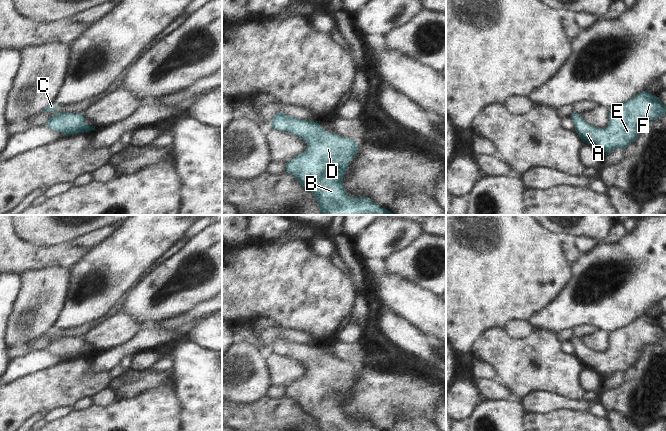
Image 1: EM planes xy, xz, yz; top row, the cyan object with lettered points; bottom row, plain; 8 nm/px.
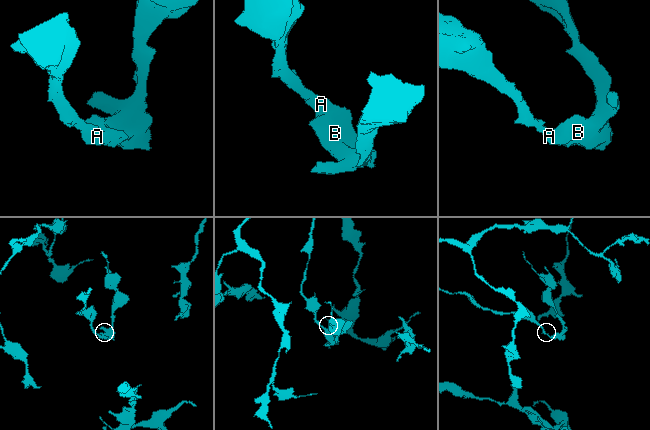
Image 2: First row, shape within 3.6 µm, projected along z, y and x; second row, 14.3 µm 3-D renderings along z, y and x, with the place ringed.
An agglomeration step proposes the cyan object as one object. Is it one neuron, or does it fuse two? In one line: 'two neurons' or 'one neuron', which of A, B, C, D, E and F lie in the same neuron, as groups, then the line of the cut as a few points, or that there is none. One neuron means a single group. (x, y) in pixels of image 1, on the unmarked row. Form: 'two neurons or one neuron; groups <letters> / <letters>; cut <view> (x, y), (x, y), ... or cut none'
one neuron; groups A B C D E F; cut none

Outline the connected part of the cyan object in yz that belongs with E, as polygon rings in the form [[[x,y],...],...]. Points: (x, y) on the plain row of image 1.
[[[643,315],[624,328],[610,333],[606,352],[586,347],[580,338],[573,337],[575,356],[580,363],[602,376],[611,377],[617,372],[625,373],[636,365],[642,350],[666,337],[666,330],[656,319]]]

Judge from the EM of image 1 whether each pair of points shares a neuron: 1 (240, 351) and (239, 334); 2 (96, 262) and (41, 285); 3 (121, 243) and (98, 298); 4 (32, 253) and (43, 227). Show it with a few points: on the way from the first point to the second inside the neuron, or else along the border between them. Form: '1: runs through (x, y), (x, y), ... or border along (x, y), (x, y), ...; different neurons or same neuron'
1: border along (234, 341), (245, 341), (256, 347); different neurons
2: border along (70, 268), (70, 283), (65, 296); different neurons
3: runs through (121, 257), (108, 270), (108, 284); same neuron
4: border along (15, 232), (33, 244), (58, 245); different neurons

